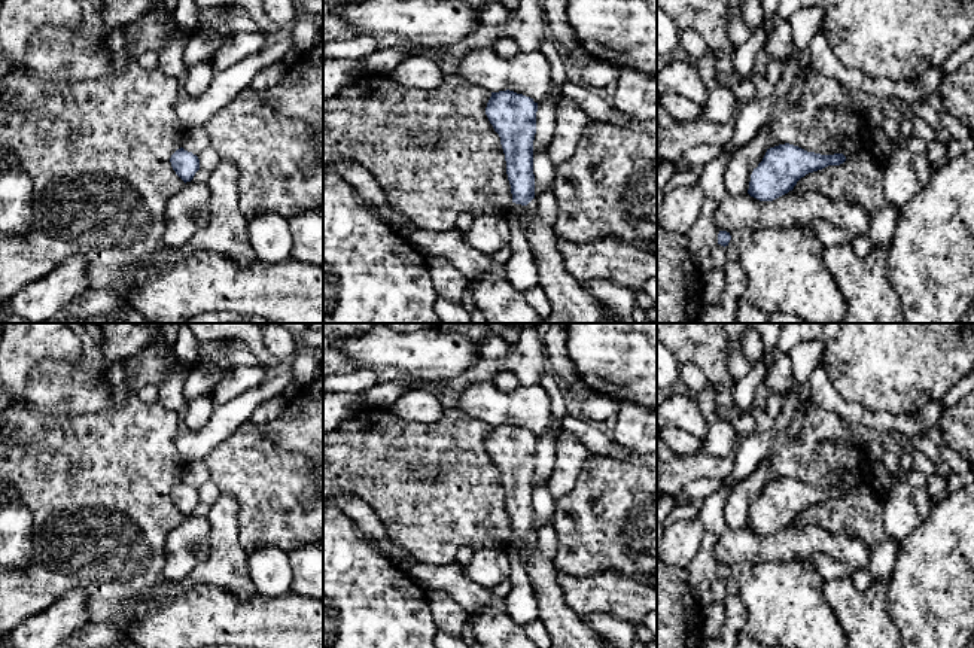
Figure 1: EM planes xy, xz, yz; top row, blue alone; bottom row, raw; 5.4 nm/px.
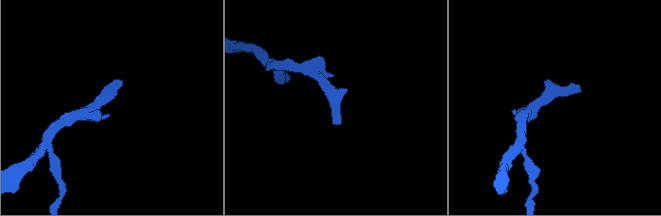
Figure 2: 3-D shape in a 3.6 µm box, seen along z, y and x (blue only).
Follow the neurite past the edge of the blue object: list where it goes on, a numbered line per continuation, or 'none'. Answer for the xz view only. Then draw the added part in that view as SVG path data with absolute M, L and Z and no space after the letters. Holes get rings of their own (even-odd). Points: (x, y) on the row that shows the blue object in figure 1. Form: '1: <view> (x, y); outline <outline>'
1: xz (571, 303); outline M511 203L509 209L518 215L517 223L527 237L538 267L539 286L551 302L551 313L544 322L603 323L608 307L564 270L554 228L541 220L538 207Z

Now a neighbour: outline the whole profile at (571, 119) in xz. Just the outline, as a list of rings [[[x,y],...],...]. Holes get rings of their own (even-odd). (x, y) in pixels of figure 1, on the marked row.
[[[569,97],[556,106],[554,136],[548,146],[554,165],[570,159],[584,128],[591,122],[584,109]]]

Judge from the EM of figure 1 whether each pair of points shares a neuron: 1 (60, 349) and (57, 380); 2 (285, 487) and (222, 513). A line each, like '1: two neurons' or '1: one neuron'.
1: two neurons
2: two neurons

